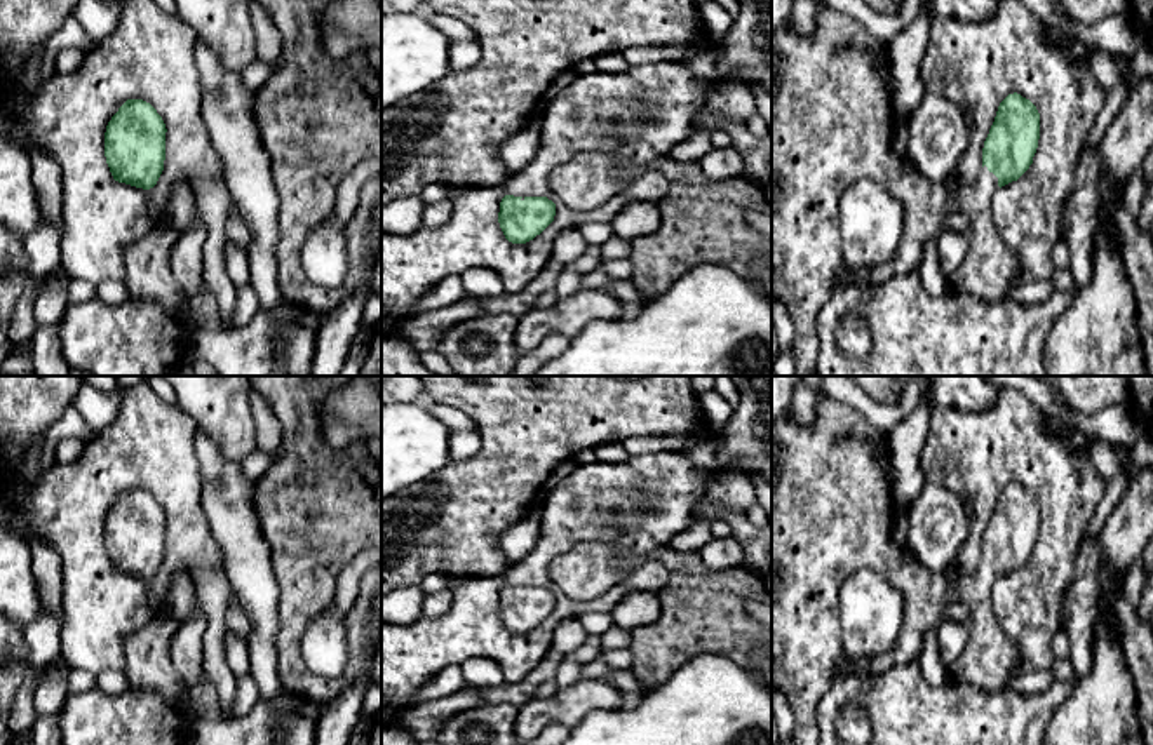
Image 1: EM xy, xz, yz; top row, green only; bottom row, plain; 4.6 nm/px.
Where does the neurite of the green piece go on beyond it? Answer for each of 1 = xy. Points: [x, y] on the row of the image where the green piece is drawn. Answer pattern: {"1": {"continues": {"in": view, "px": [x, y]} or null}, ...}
{"1": {"continues": null}}

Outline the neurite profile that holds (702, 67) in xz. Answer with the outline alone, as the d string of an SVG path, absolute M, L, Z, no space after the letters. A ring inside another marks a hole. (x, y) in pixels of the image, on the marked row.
M709 47L705 52L683 61L686 71L690 71L702 84L711 84L716 77L718 54L714 47Z

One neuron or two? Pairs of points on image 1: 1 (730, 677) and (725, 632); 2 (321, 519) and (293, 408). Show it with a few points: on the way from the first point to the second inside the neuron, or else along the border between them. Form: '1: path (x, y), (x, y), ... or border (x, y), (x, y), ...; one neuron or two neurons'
1: border (688, 658), (697, 655), (725, 655), (753, 671); two neurons
2: path (312, 491), (302, 436); one neuron

